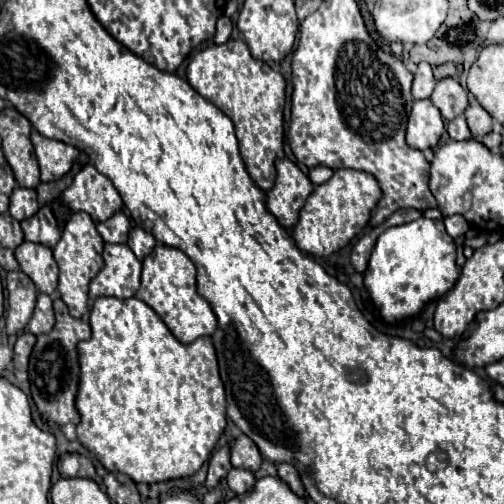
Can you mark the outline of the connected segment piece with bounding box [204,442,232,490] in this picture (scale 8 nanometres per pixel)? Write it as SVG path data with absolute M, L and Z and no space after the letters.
M232 442L224 444L222 448L218 448L218 450L212 454L212 458L210 458L208 476L206 476L206 482L204 482L204 486L206 486L208 490L212 490L222 478L226 478L226 474L228 474L230 468L232 468L232 462L228 460L228 448L230 448L230 444L232 444Z

